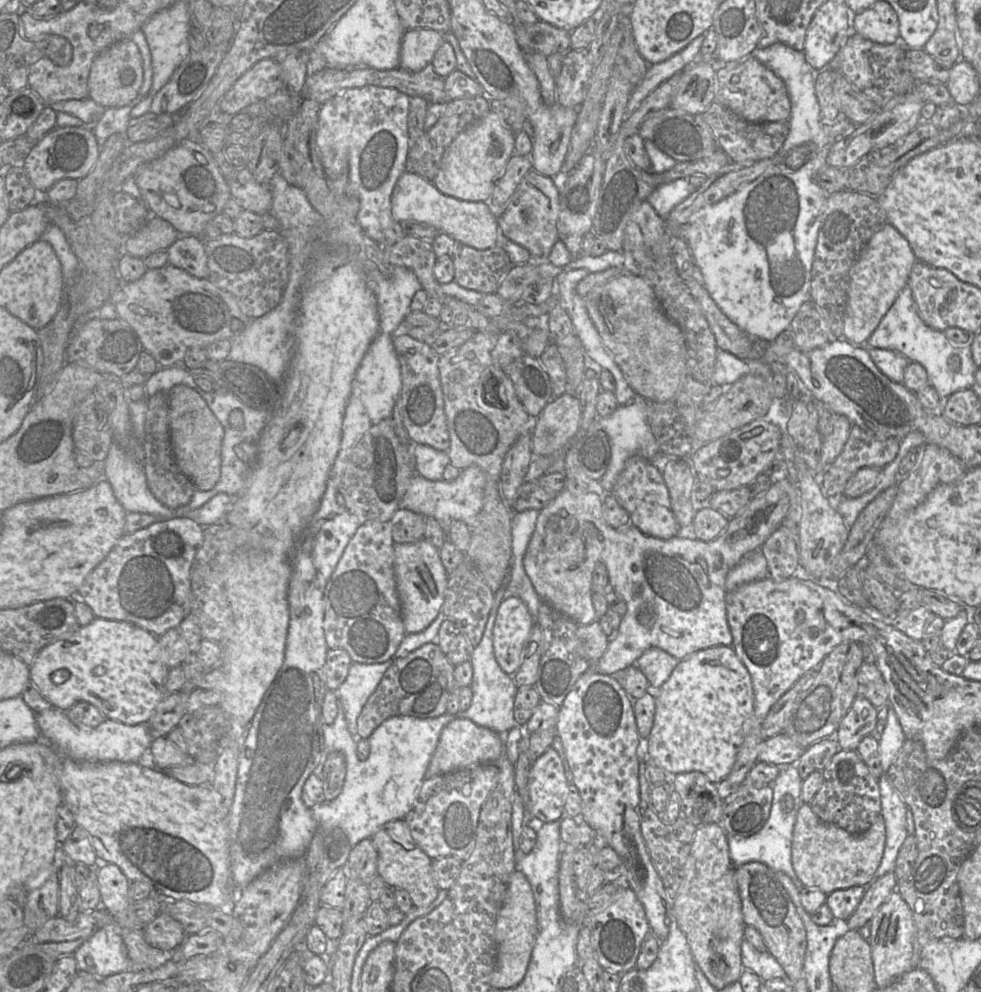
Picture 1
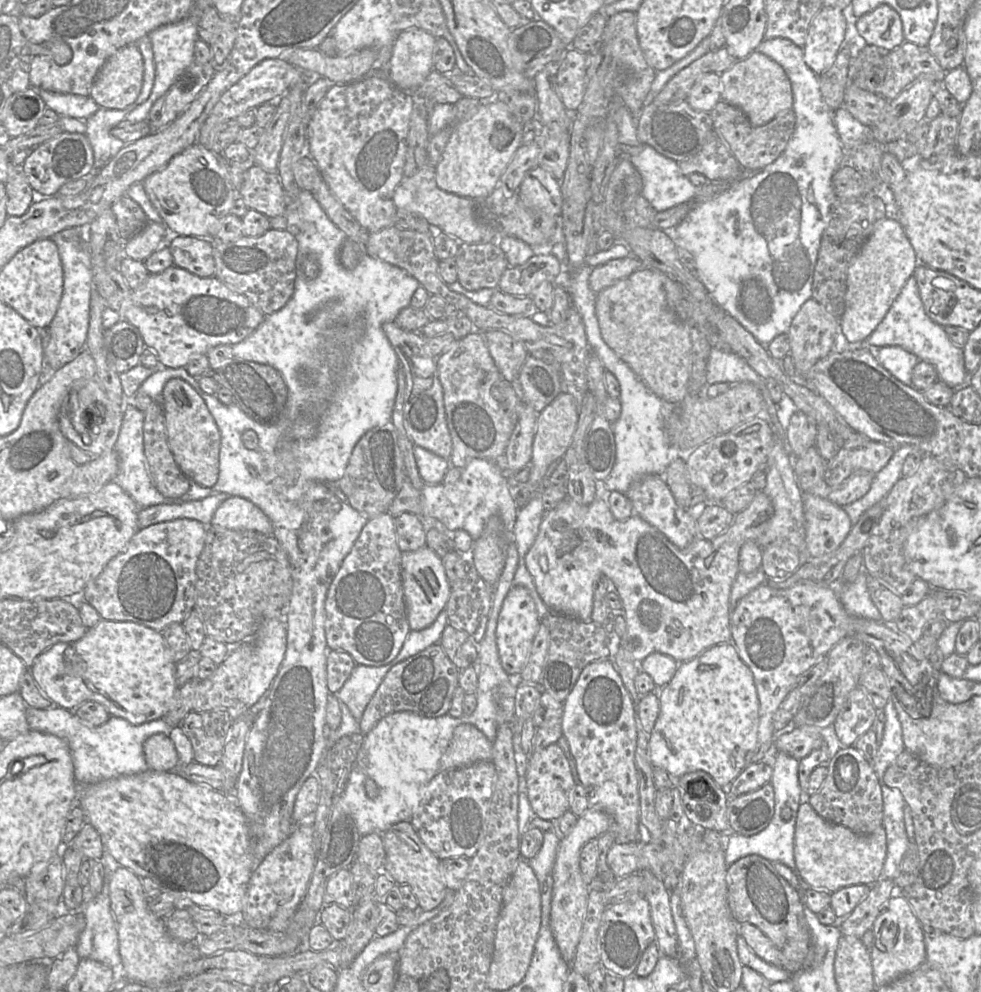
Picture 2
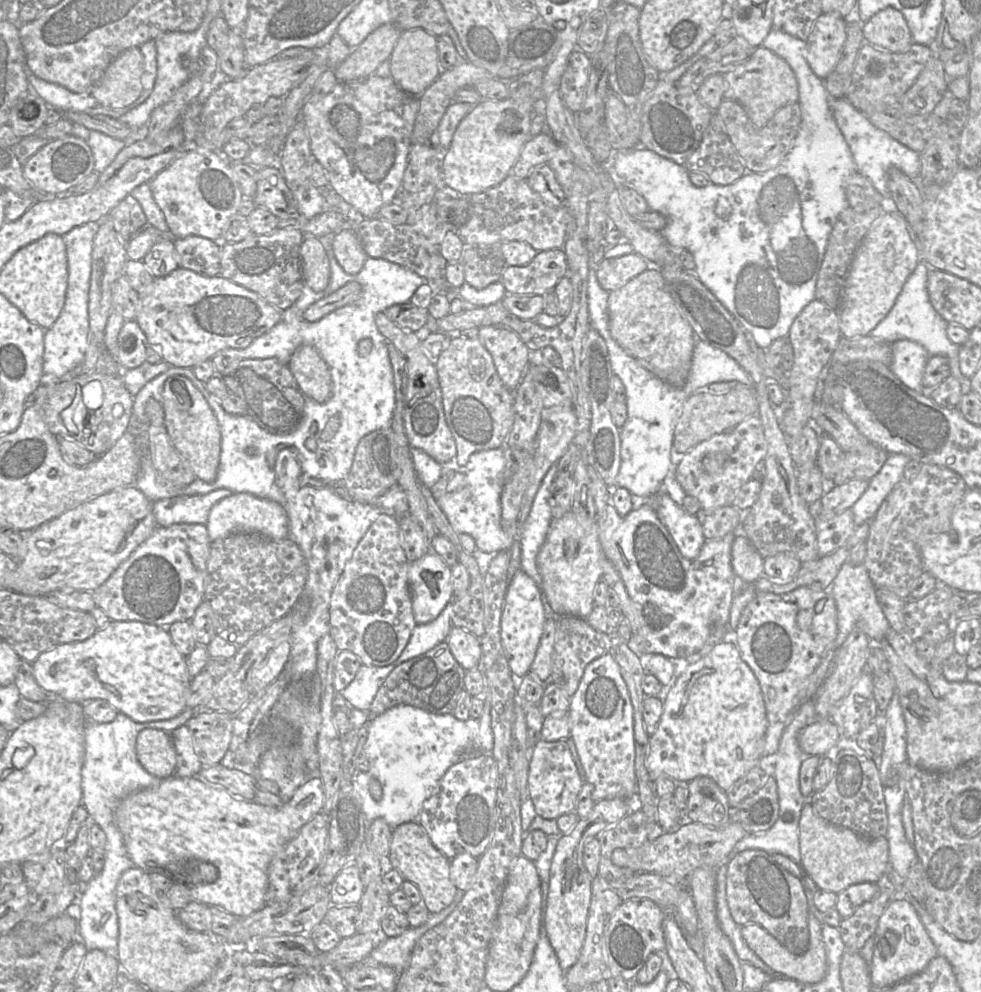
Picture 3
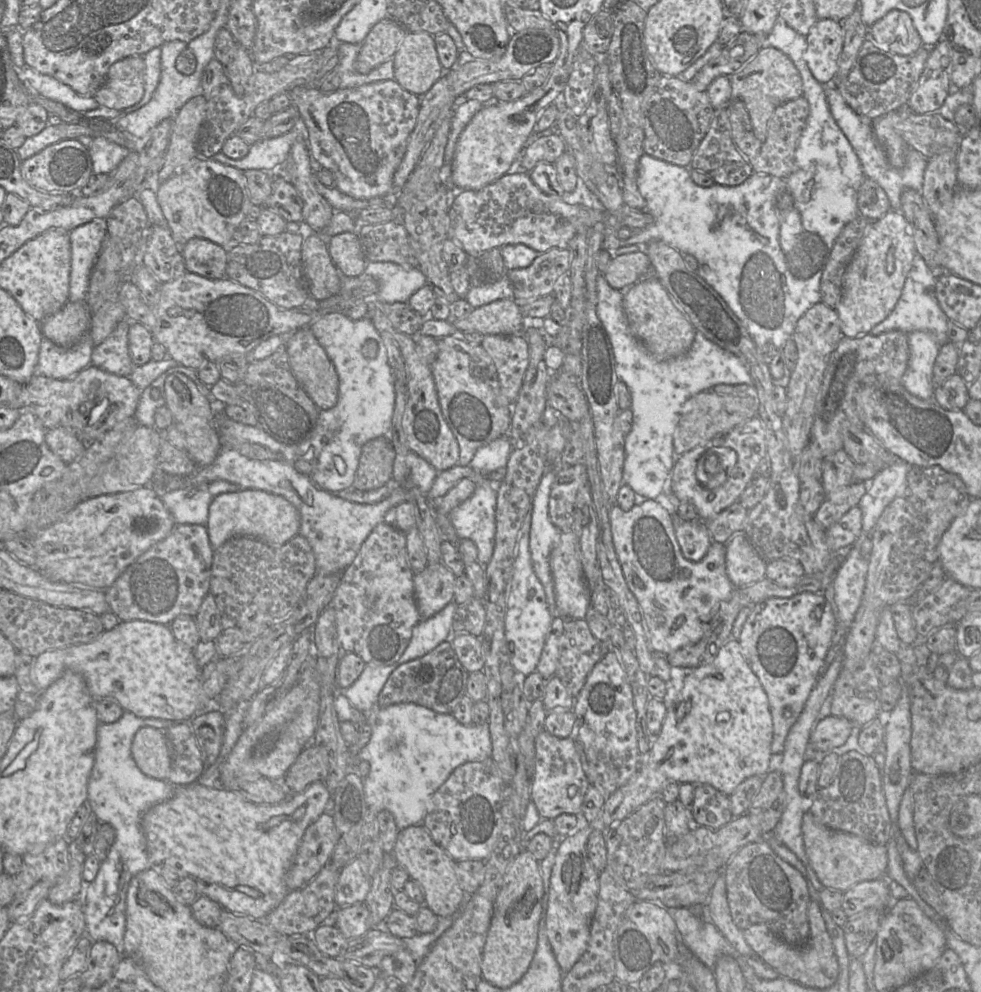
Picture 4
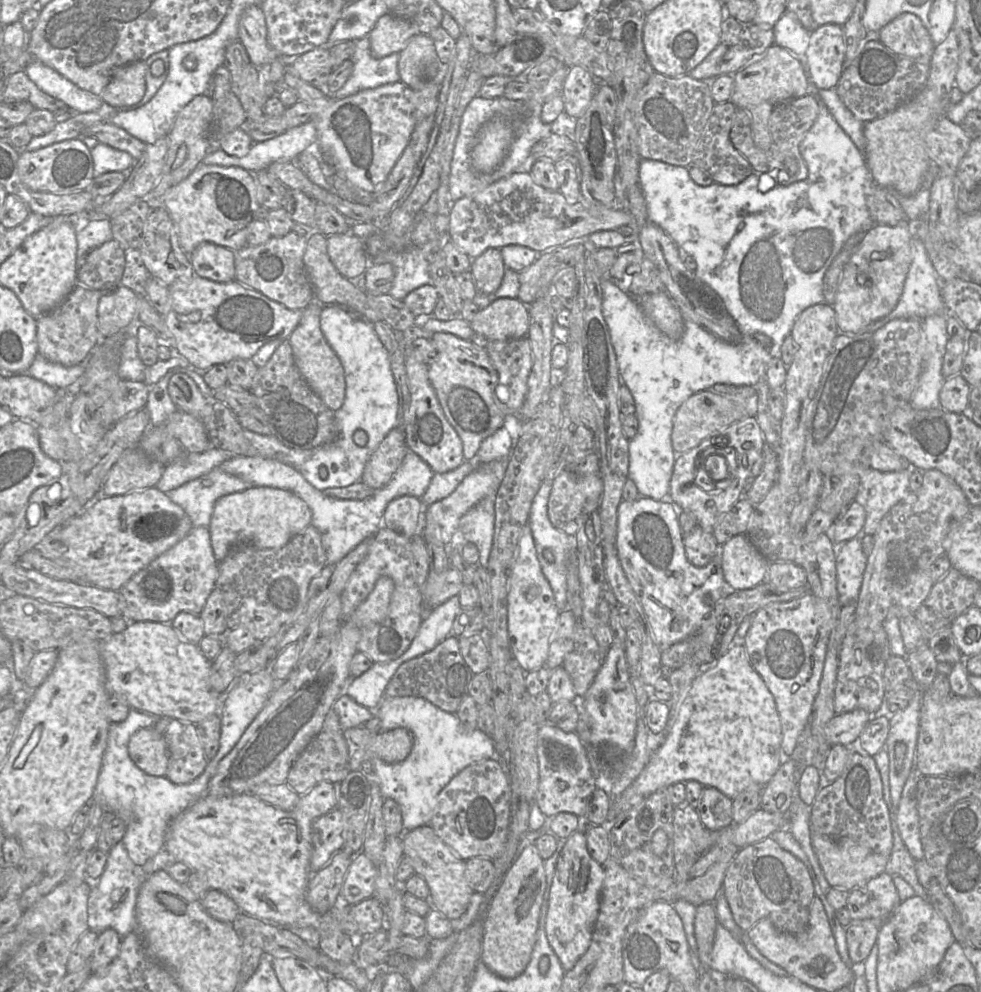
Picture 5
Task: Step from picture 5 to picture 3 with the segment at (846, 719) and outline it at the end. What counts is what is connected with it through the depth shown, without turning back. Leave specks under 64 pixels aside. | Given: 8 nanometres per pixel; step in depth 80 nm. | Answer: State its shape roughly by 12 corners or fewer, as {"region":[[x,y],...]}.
{"region":[[830,718],[798,734],[805,755],[825,756],[839,739]]}

